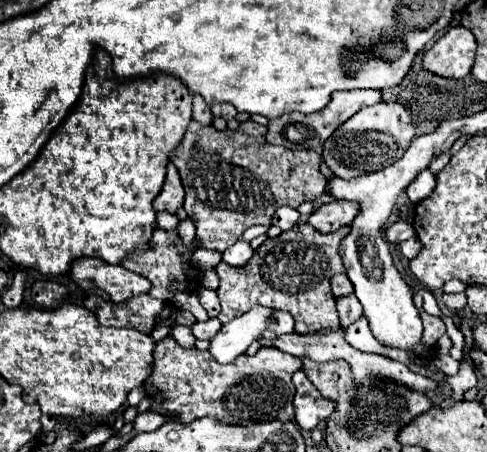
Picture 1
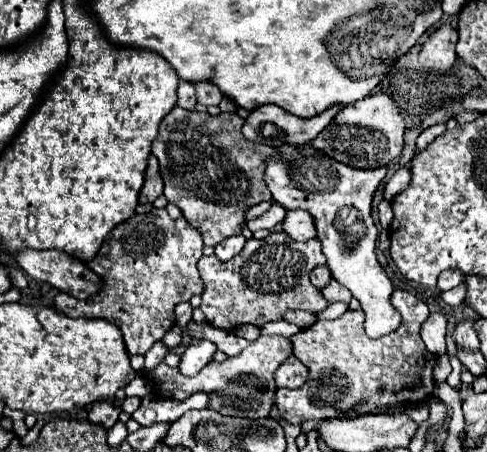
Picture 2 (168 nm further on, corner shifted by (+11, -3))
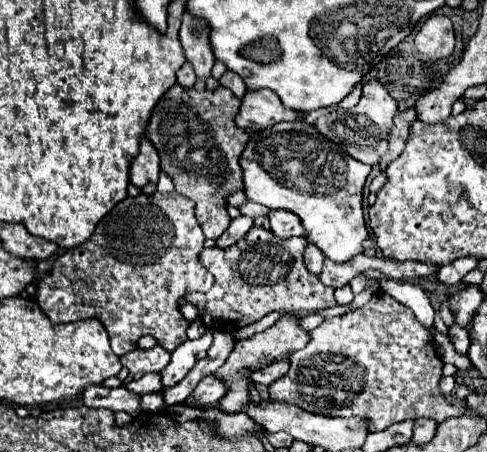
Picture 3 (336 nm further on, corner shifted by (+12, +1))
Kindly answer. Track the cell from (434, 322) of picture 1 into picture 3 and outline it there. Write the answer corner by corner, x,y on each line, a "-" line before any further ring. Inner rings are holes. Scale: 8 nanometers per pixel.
378,291
362,309
324,319
320,327
310,331
310,343
290,357
288,373
268,385
268,391
274,401
294,403
318,415
366,419
368,431
382,431
392,423
420,417
442,423
448,417
466,415
466,407
450,405
440,393
438,381
442,377
442,367
444,363
436,353
430,331
418,323
412,309
398,303
388,293

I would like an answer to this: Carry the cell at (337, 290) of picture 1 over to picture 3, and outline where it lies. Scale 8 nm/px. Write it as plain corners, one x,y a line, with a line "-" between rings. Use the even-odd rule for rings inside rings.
308,243
306,251
304,251
304,263
312,273
320,273
322,271
322,263
324,263
324,253
320,253
320,249
316,249
316,245

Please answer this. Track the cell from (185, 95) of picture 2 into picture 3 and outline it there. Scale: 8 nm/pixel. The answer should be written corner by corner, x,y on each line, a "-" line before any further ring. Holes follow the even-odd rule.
186,61
186,63
180,67
180,71
176,73
176,77
178,77
178,81
180,81
180,85
182,85
182,87
186,87
186,89
194,87
196,75
194,75
194,69
192,69
192,65
188,65
188,61

